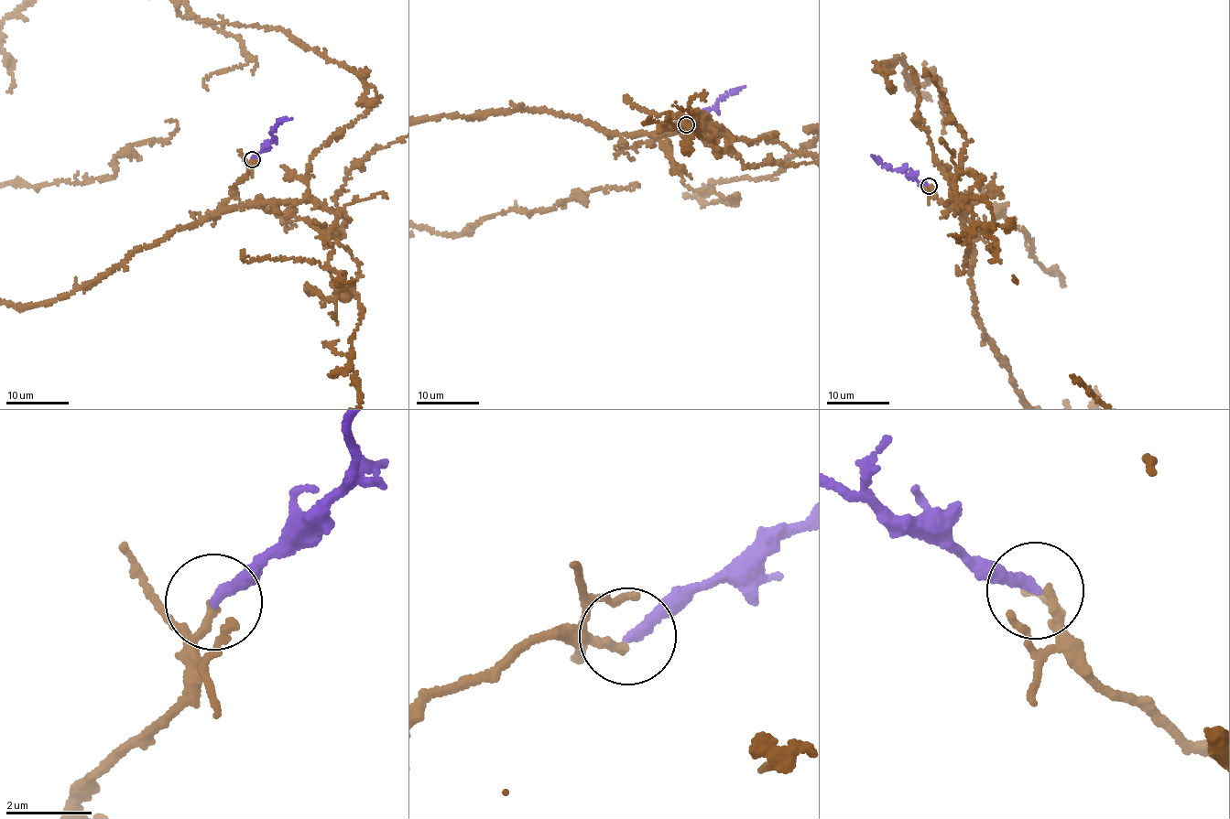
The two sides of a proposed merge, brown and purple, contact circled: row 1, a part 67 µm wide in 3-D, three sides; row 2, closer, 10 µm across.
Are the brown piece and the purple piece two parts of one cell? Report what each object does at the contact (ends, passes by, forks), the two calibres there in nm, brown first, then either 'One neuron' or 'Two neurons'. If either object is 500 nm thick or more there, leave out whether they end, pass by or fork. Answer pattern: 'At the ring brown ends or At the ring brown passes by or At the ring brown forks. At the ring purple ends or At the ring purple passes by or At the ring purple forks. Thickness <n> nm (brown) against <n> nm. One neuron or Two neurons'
At the ring brown passes by. At the ring purple ends. Thickness 140 nm (brown) against 280 nm. One neuron

